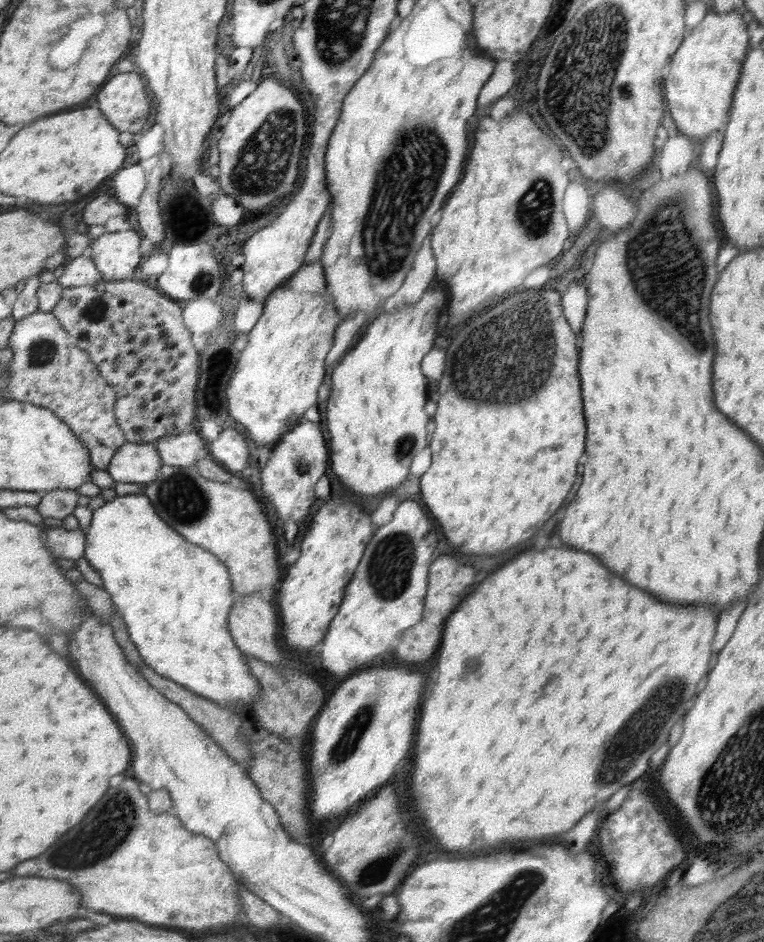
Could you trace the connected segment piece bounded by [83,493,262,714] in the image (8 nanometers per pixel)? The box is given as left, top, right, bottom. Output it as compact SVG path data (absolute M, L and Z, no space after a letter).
M136 493L124 496L117 495L114 500L106 501L101 507L92 512L90 525L86 528L86 551L83 557L100 574L103 588L110 594L115 608L120 612L130 640L136 645L143 662L146 662L156 674L172 679L172 682L180 684L185 690L192 691L194 694L202 696L202 698L214 700L214 703L230 708L239 714L251 713L254 700L262 694L262 690L258 679L248 671L244 654L236 646L230 631L228 631L228 614L232 610L236 594L232 591L232 579L230 579L228 567L221 560L218 560L217 556L207 552L204 548L188 542L182 535L178 534L173 528L170 528L170 525L162 521L146 495Z

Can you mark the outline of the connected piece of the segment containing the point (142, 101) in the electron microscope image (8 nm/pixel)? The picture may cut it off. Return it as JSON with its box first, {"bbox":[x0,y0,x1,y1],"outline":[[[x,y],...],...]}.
{"bbox":[95,72,152,137],"outline":[[[136,72],[116,74],[116,78],[112,76],[110,84],[106,84],[95,98],[102,112],[110,116],[114,128],[122,128],[122,132],[126,130],[136,137],[140,135],[150,116],[152,98],[144,90],[142,78]]]}

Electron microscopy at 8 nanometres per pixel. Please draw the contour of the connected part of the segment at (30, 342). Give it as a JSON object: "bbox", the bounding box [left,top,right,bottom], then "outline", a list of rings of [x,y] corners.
{"bbox":[6,310,127,470],"outline":[[[39,310],[18,320],[9,338],[9,349],[14,351],[14,358],[7,363],[10,365],[10,374],[6,380],[6,387],[9,388],[14,401],[49,408],[52,413],[65,421],[74,435],[89,449],[94,470],[107,470],[113,456],[127,444],[114,415],[116,391],[100,375],[98,367],[90,360],[89,353],[78,348],[74,340],[68,338],[70,335],[51,312]]]}

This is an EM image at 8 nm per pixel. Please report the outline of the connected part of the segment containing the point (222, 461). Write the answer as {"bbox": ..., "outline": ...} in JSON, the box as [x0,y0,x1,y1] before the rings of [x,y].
{"bbox":[208,429,250,473],"outline":[[[227,429],[212,442],[208,442],[209,456],[228,471],[237,473],[248,467],[250,450],[248,440],[240,431]]]}

